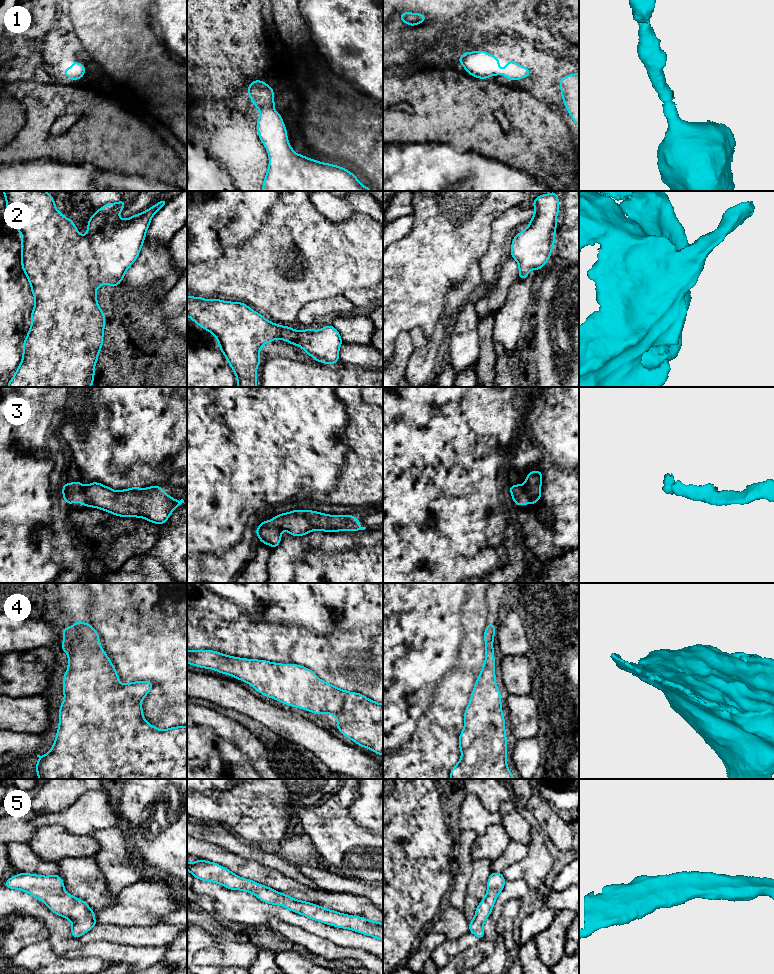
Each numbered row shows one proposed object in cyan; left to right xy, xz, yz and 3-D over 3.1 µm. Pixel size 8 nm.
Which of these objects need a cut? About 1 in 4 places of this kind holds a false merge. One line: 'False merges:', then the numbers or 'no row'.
False merges: no row

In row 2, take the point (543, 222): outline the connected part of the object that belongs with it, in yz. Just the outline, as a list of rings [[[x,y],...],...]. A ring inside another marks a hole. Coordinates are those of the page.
[[[553,191],[533,200],[535,213],[529,226],[513,237],[511,256],[518,262],[519,279],[526,279],[531,269],[541,270],[554,248],[559,198]]]

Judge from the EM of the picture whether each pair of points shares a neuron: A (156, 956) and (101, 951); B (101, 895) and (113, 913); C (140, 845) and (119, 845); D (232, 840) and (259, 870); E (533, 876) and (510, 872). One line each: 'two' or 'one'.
A: one
B: two
C: two
D: two
E: one

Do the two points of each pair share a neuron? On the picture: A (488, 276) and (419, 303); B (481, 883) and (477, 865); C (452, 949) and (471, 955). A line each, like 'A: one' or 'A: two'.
A: two
B: one
C: two

